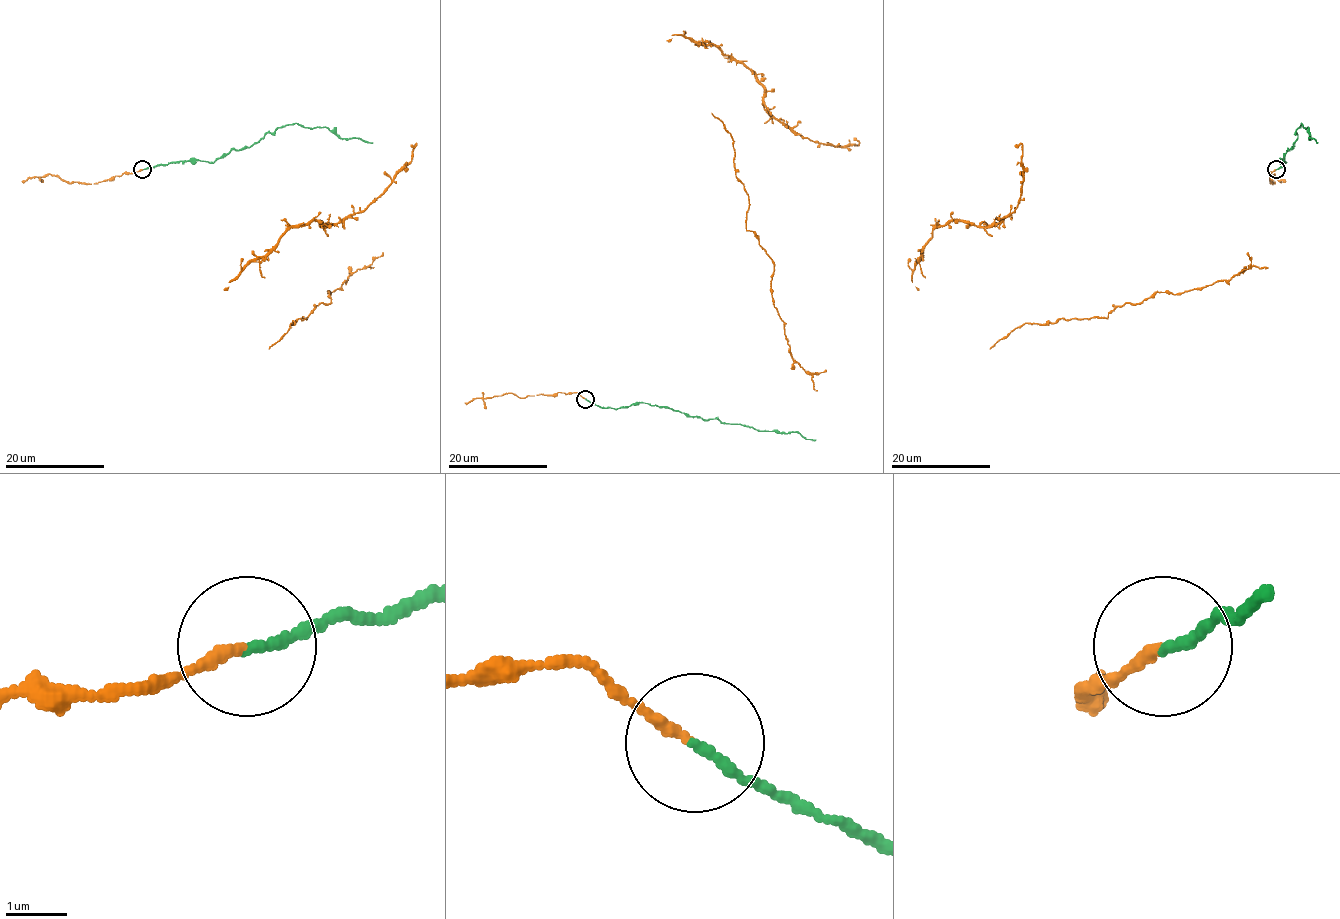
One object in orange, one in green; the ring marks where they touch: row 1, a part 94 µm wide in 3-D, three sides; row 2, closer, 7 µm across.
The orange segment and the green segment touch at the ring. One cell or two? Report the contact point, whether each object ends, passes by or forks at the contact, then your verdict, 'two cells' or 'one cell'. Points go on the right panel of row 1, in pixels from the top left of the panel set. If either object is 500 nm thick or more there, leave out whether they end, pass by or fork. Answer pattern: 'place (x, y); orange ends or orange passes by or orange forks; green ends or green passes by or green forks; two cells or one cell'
place (1276, 169); orange ends; green ends; one cell

